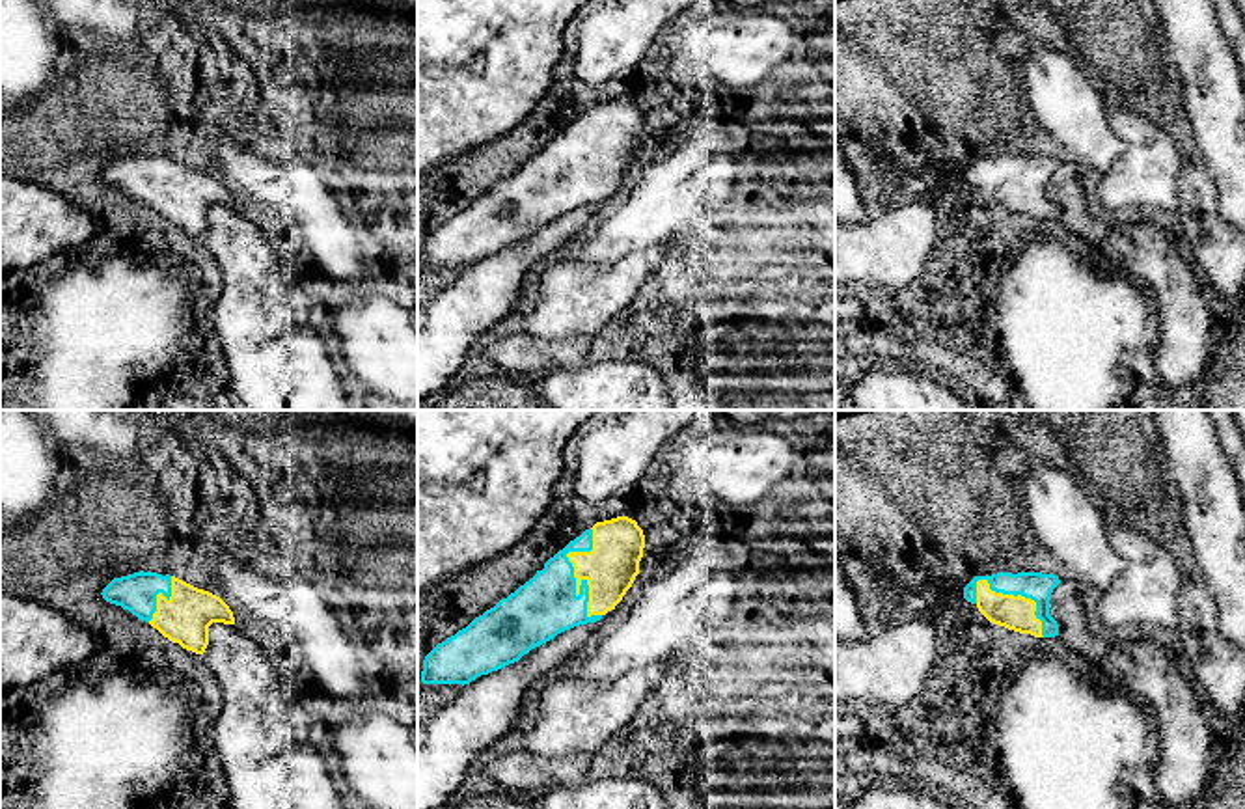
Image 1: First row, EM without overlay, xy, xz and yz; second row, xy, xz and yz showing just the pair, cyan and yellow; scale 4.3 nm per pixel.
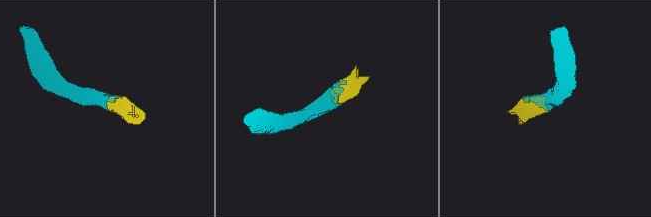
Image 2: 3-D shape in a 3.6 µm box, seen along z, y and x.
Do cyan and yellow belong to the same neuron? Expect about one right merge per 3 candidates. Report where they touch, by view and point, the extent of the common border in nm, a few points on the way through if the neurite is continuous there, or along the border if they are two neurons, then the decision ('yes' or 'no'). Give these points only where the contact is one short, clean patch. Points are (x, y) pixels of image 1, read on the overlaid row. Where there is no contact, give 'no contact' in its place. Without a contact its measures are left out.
meets cyan in xz at (573, 569); contact 400 nm long; runs through xz (545, 606), (573, 578), (573, 569), (610, 569); yes

